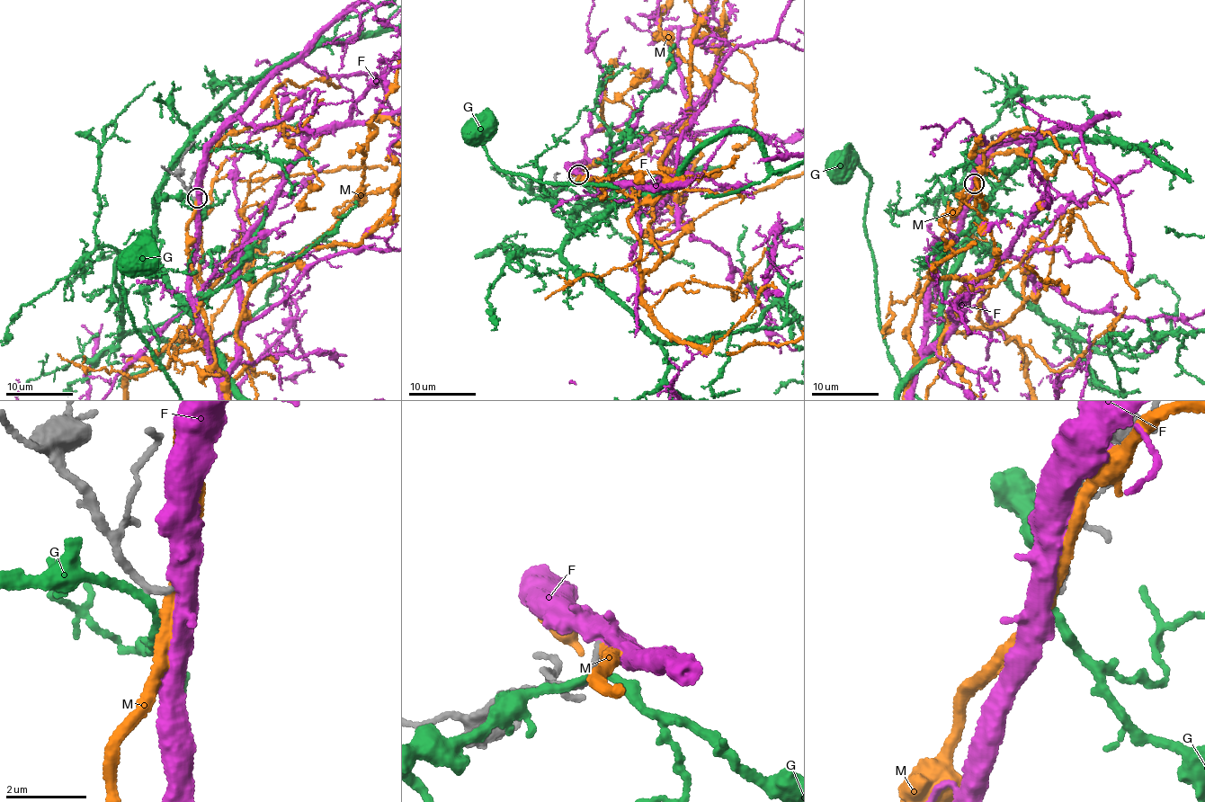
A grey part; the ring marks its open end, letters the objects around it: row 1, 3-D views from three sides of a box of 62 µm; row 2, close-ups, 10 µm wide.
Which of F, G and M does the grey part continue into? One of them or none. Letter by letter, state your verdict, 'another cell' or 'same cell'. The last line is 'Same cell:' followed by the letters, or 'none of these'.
F: another cell
G: another cell
M: another cell
Same cell: none of these

